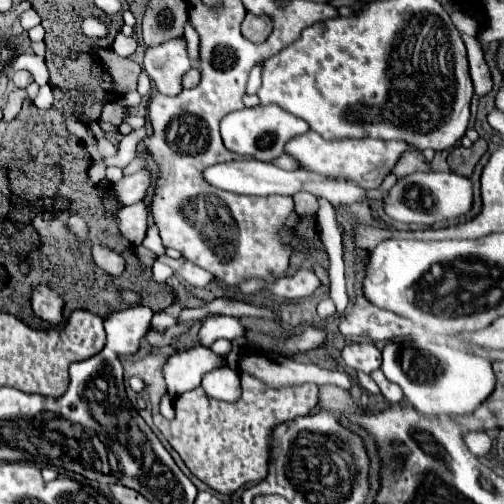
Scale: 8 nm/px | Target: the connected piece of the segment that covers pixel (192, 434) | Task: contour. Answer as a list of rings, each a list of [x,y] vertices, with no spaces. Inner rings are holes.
[[[240,374],[242,394],[236,402],[220,402],[210,398],[202,388],[194,388],[190,392],[180,394],[174,400],[176,418],[167,420],[161,414],[153,415],[153,421],[162,432],[162,436],[168,440],[168,444],[180,454],[184,464],[190,468],[194,476],[198,476],[204,484],[210,488],[232,494],[244,482],[260,482],[268,474],[268,460],[270,460],[270,442],[272,442],[272,430],[278,424],[284,424],[288,420],[294,420],[298,416],[310,414],[318,404],[318,386],[314,384],[300,384],[300,386],[286,386],[286,388],[272,388],[258,378],[250,374]]]

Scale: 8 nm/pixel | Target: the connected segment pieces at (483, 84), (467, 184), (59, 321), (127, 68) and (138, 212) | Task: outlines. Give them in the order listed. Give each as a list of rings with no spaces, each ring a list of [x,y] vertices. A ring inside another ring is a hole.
[[[462,34],[464,44],[468,48],[468,62],[470,62],[470,76],[474,82],[474,90],[478,96],[486,96],[492,90],[492,78],[490,78],[490,70],[488,64],[484,60],[484,54],[476,42],[476,38]]]
[[[414,172],[400,178],[390,190],[390,204],[386,204],[386,214],[404,224],[432,226],[450,218],[460,218],[472,210],[472,182],[454,172]]]
[[[38,284],[32,290],[30,296],[30,306],[34,316],[38,316],[40,320],[52,324],[52,326],[62,326],[64,318],[62,318],[62,310],[64,310],[64,300],[62,296],[53,289],[48,288],[46,284]]]
[[[100,50],[100,58],[110,66],[110,74],[114,78],[114,88],[120,94],[136,90],[136,80],[140,76],[140,64],[136,64],[130,58],[120,58],[112,50]]]
[[[144,200],[118,210],[118,228],[126,240],[140,246],[148,228],[148,206]]]

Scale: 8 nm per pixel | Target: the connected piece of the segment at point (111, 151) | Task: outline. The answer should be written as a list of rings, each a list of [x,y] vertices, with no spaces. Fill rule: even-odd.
[[[97,138],[97,146],[99,152],[104,157],[112,157],[117,154],[117,145],[110,141],[109,138]]]

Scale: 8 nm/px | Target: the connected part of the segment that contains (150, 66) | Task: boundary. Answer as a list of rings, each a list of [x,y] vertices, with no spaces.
[[[176,38],[146,50],[144,72],[154,80],[158,92],[164,96],[178,96],[182,92],[182,76],[188,70],[190,60],[184,38]]]

